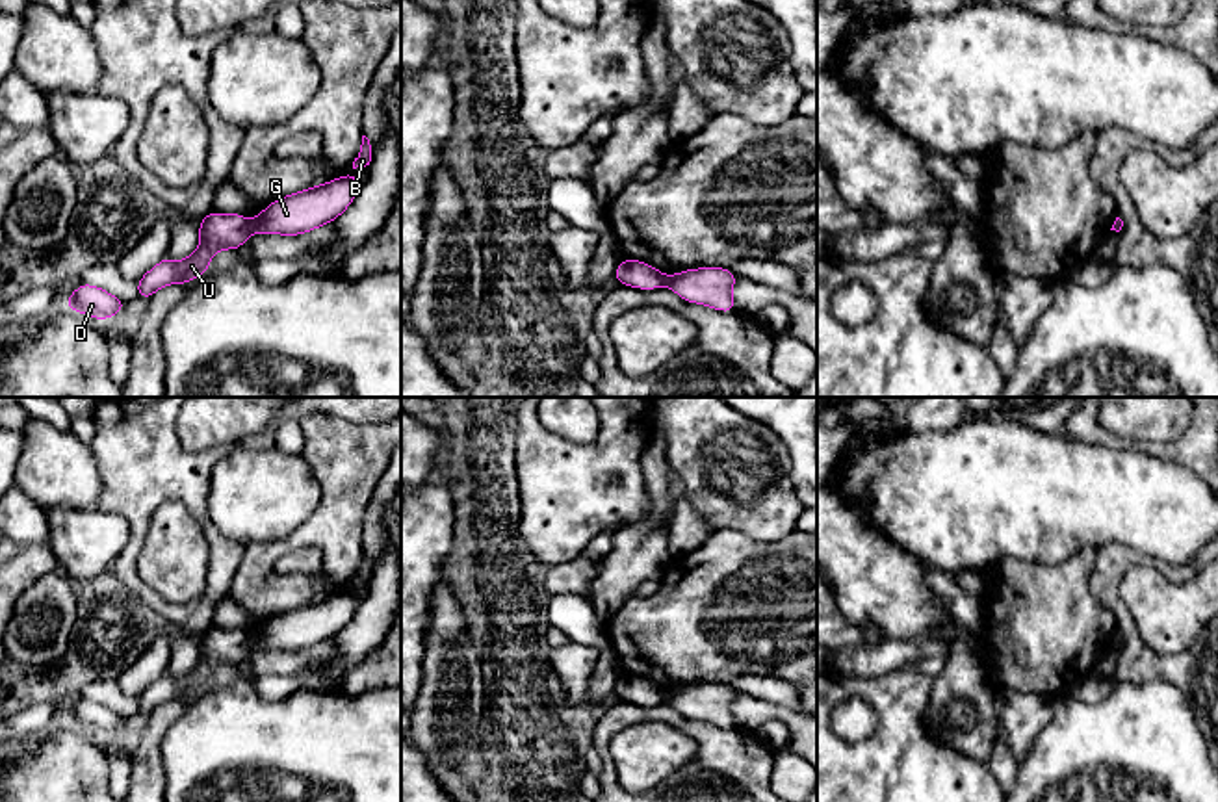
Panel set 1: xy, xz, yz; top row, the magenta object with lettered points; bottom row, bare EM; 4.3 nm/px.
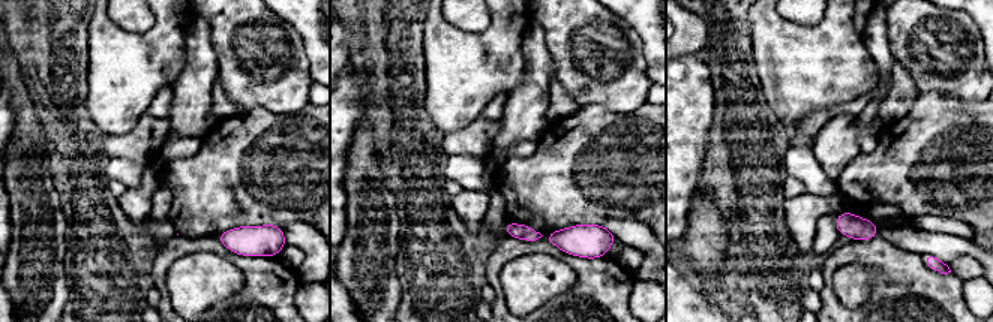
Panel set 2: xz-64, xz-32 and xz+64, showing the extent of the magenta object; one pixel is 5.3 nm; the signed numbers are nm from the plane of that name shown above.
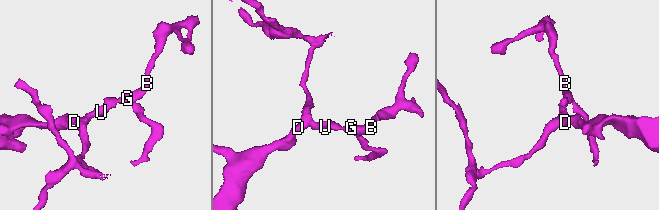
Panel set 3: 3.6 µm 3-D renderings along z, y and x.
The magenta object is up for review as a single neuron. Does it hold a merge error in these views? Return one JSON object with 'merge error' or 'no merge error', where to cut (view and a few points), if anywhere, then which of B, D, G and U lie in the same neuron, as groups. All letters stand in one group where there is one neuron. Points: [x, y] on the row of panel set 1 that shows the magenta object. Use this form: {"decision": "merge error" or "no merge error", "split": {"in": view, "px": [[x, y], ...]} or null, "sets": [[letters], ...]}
{"decision": "merge error", "split": {"in": "xz", "px": [[669, 277], [665, 284]]}, "sets": [["B", "G"], ["D", "U"]]}

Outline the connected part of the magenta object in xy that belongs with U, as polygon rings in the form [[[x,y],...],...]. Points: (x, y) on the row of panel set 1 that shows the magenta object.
[[[210,212],[199,221],[201,243],[186,260],[171,260],[163,256],[150,271],[136,284],[137,297],[150,299],[162,286],[186,284],[208,273],[210,260],[219,249],[236,251],[253,234],[253,223],[240,213]]]

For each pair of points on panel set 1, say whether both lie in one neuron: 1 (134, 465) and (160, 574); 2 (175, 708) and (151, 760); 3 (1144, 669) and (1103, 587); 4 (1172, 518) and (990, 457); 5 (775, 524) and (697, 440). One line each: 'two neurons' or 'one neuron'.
1: two neurons
2: one neuron
3: one neuron
4: one neuron
5: one neuron

